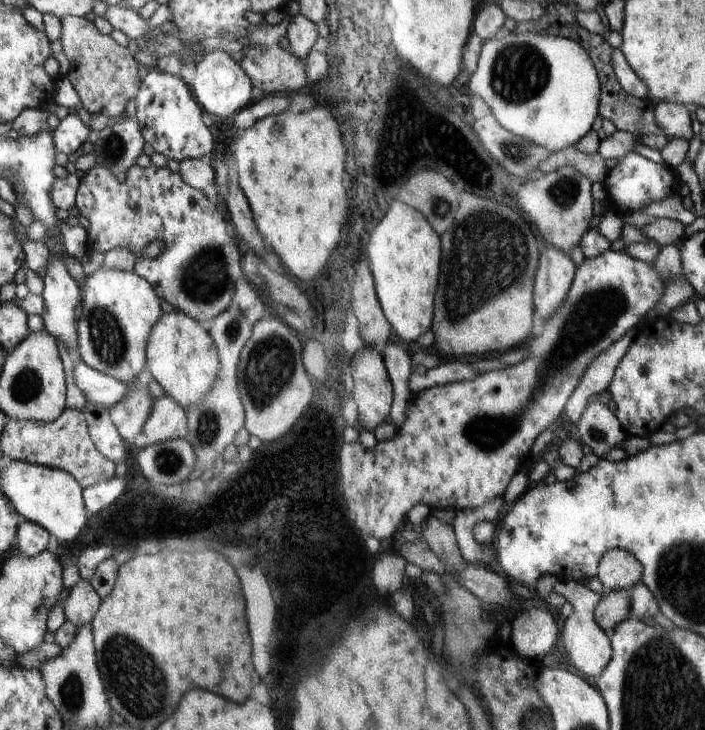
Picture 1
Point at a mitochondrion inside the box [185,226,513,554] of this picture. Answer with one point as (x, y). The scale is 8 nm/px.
(268, 369)

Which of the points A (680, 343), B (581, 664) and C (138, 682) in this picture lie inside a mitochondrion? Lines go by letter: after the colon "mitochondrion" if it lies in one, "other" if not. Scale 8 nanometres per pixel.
A: other
B: other
C: mitochondrion

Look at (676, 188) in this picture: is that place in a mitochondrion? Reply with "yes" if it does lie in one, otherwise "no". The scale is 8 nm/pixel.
no

